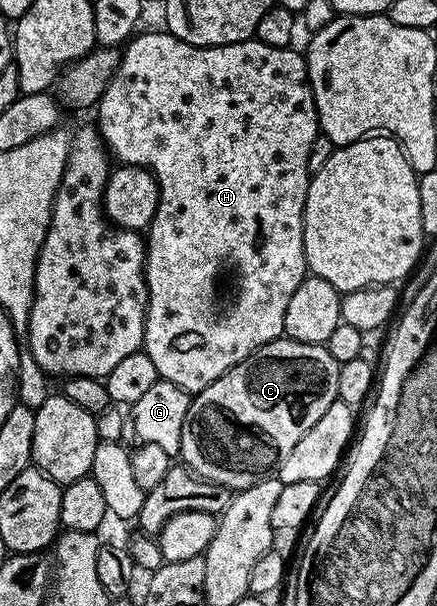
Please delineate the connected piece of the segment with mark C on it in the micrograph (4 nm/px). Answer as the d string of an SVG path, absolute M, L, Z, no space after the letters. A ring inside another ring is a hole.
M280 337L261 345L245 361L230 367L204 391L198 392L189 405L185 425L181 429L178 458L195 475L225 485L232 492L243 491L249 485L278 472L279 467L293 453L297 441L321 421L325 409L337 402L337 373L339 362L327 352L322 343L302 343Z

